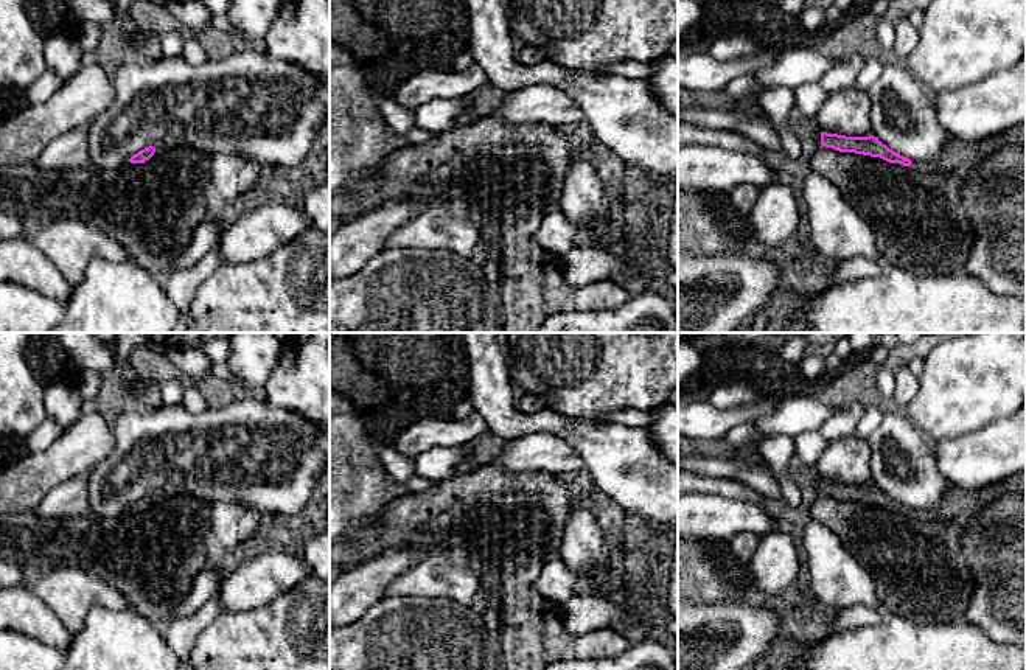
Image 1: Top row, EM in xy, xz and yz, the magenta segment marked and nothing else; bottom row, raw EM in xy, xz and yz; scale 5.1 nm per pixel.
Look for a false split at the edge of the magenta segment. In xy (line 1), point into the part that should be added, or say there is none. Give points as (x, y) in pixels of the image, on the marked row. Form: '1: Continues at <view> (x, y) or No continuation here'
1: No continuation here

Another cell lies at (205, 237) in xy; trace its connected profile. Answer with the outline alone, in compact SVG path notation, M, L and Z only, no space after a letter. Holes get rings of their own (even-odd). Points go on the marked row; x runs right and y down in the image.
M207 213L202 222L194 229L190 244L183 249L182 255L173 263L168 274L174 269L193 267L211 249L218 249L222 232L222 221L218 221Z

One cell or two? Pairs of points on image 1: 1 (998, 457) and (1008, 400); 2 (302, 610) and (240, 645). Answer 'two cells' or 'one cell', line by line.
1: two cells
2: one cell

